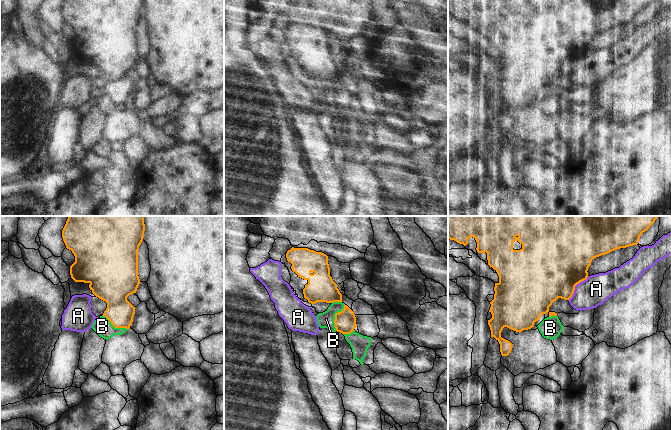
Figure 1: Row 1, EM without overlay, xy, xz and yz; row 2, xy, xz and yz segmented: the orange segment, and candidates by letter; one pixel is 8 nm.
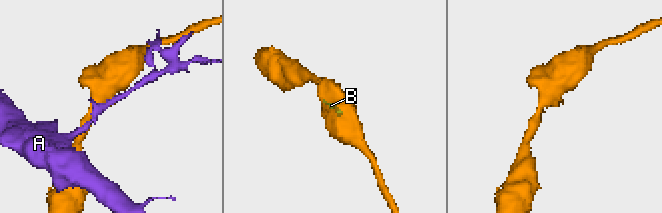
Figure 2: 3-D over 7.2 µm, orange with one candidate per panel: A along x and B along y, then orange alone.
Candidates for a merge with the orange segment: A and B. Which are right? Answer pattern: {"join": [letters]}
{"join": []}

